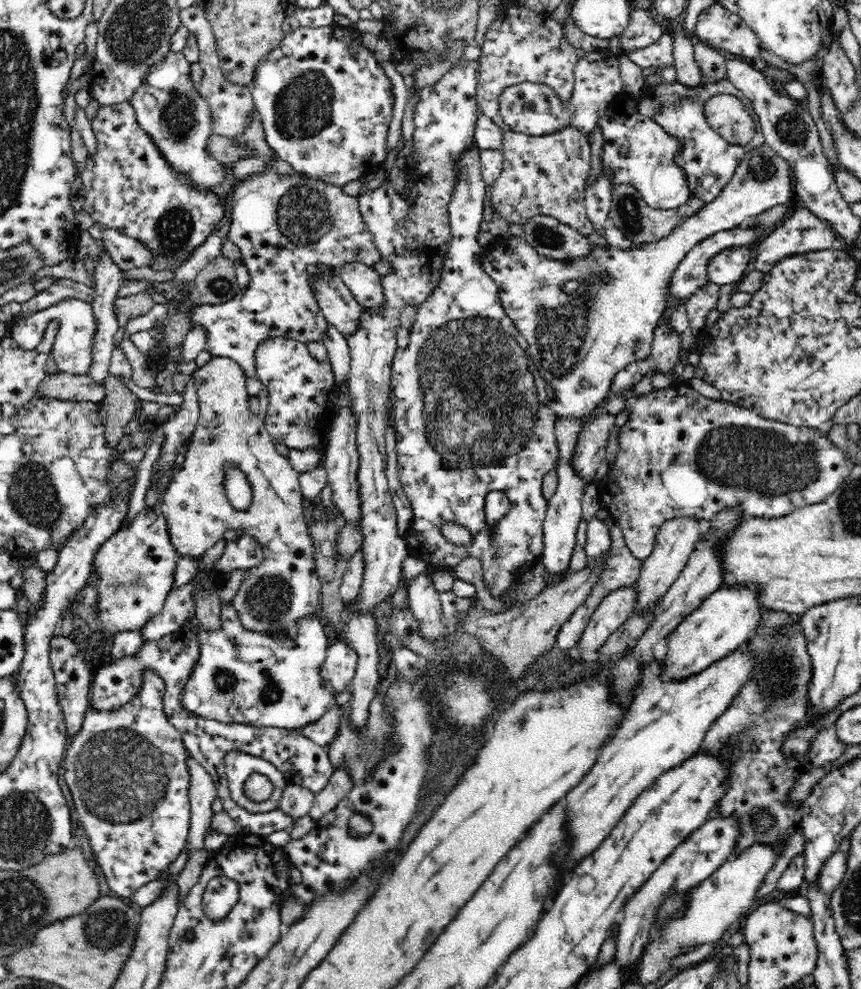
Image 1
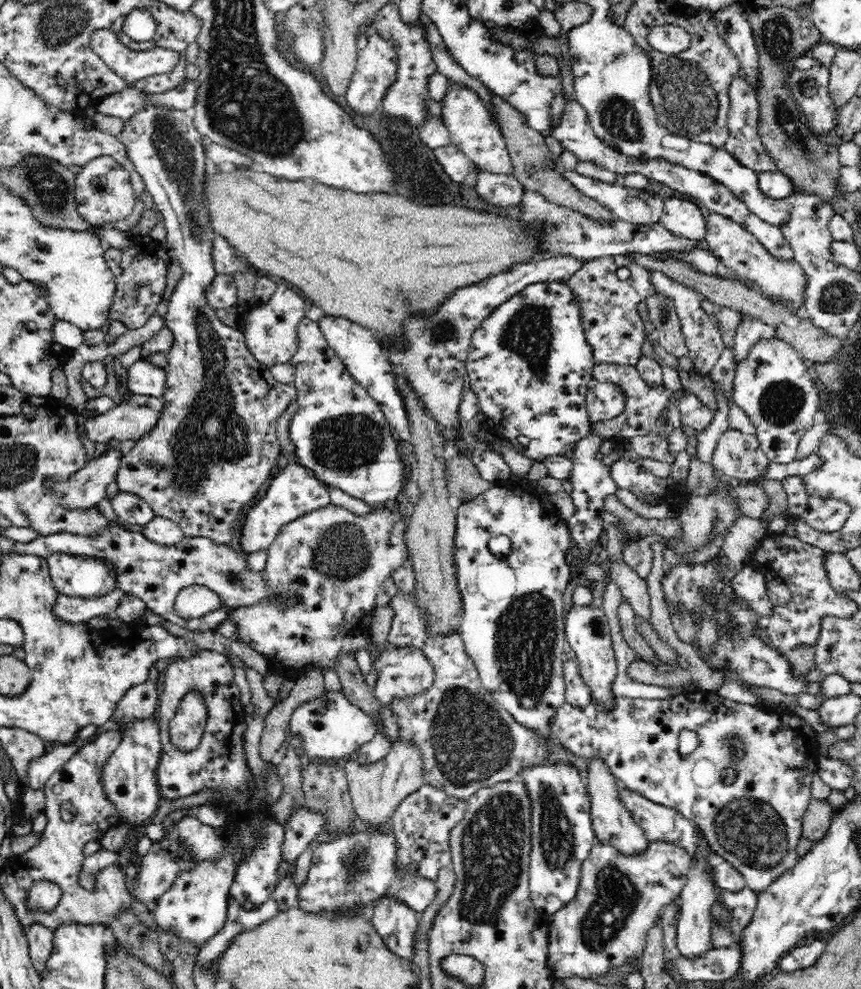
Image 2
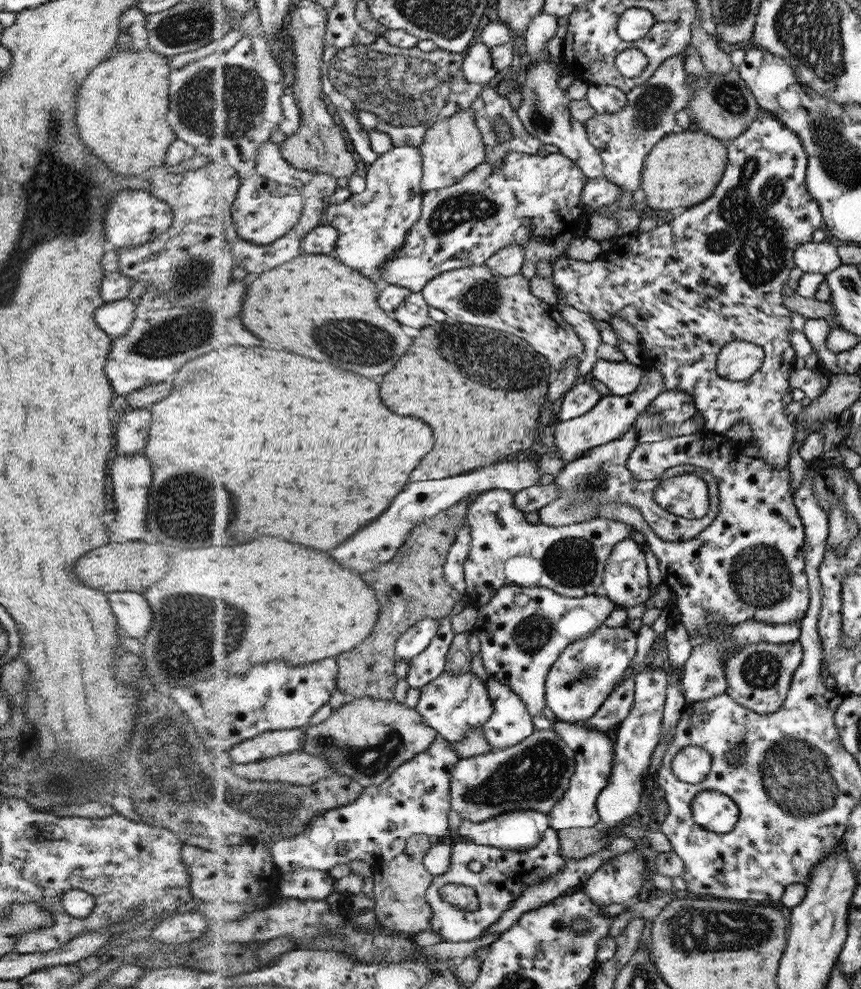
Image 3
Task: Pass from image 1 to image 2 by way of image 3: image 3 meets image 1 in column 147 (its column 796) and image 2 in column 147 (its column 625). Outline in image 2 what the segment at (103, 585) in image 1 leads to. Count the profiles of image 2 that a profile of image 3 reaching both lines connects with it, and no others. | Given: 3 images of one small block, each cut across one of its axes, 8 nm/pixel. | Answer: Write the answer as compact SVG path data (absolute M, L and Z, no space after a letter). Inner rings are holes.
M120 491L110 502L120 521L143 525L155 517L150 505L138 495Z

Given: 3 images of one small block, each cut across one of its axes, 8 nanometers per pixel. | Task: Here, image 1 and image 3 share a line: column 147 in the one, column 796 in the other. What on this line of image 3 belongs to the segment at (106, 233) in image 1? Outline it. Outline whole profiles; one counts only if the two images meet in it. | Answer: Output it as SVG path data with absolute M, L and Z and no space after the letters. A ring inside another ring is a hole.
M810 241L801 244L794 251L794 260L797 262L798 268L804 273L825 275L831 273L843 263L837 253L837 248L826 241L820 243Z

